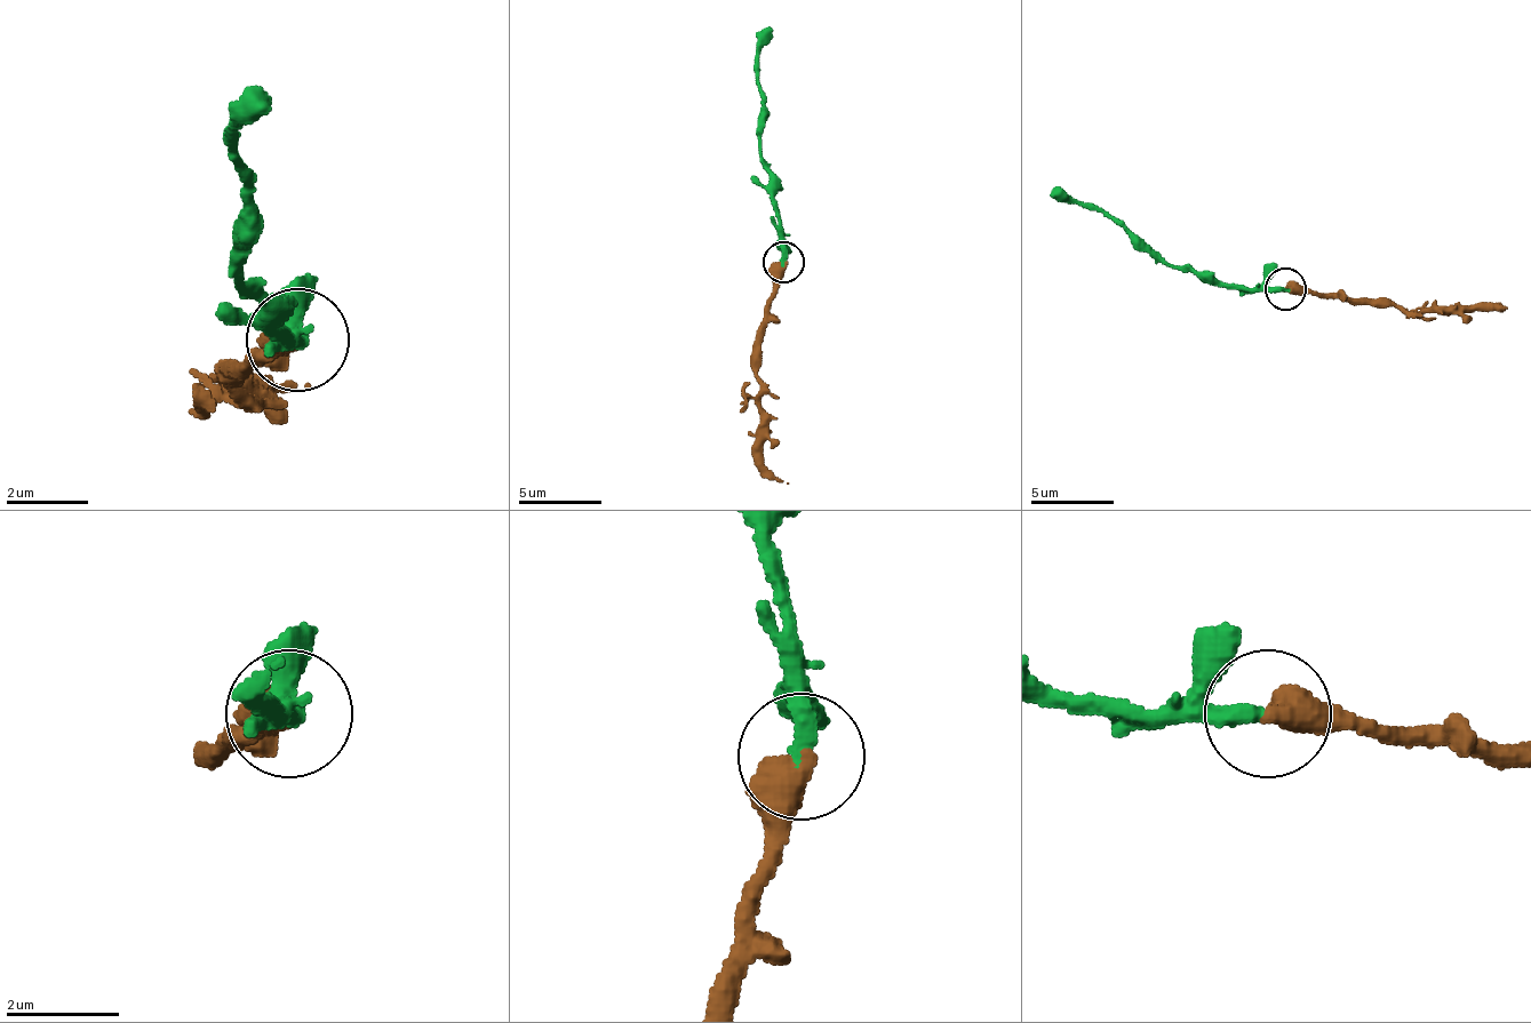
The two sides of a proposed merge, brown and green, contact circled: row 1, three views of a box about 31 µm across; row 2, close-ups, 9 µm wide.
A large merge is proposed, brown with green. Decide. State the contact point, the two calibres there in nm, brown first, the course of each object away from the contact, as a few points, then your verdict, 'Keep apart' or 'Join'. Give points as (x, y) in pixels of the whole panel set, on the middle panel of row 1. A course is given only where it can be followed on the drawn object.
Place: (783, 262). Thickness 550 nm (brown) against 340 nm. Course of brown: (782, 261), (757, 382), (762, 461), (787, 482). Course of green: (782, 261), (782, 218), (762, 144), (757, 86), (757, 44), (770, 26). Join

